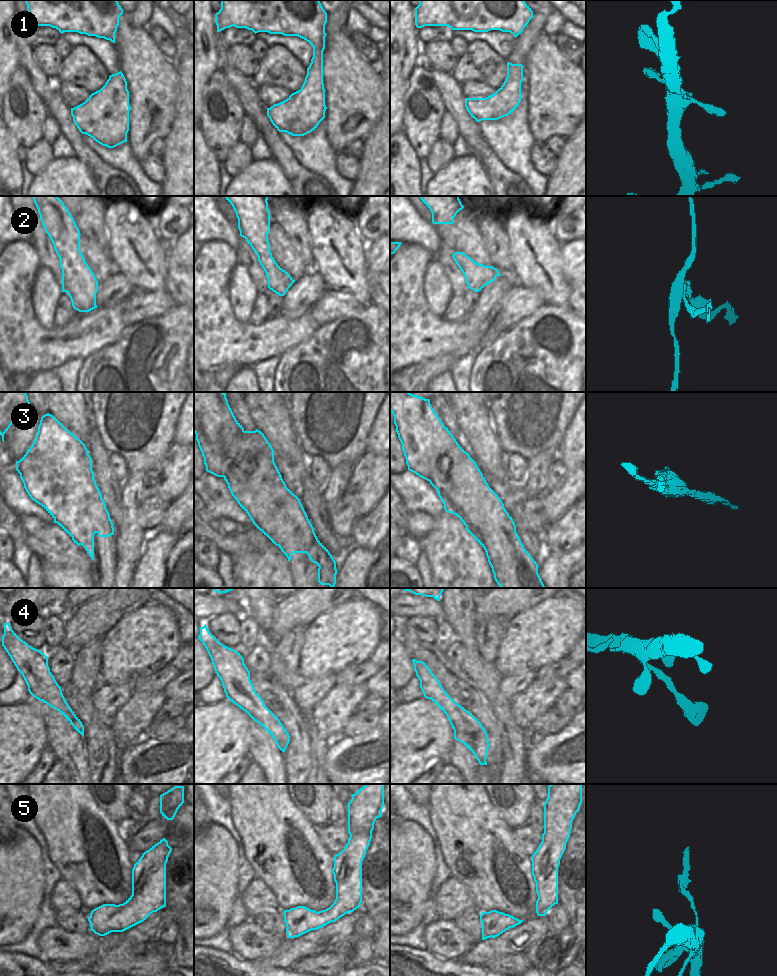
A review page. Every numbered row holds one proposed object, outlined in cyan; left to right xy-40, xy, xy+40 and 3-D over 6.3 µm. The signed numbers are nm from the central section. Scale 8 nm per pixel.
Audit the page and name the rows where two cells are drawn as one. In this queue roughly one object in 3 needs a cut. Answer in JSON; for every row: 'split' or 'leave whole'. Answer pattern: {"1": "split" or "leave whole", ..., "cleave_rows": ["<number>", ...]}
{"1": "leave whole", "2": "split", "3": "split", "4": "leave whole", "5": "split", "cleave_rows": ["2", "3", "5"]}

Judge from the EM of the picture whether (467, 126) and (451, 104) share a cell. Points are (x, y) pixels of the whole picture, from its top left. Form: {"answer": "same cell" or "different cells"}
{"answer": "same cell"}

